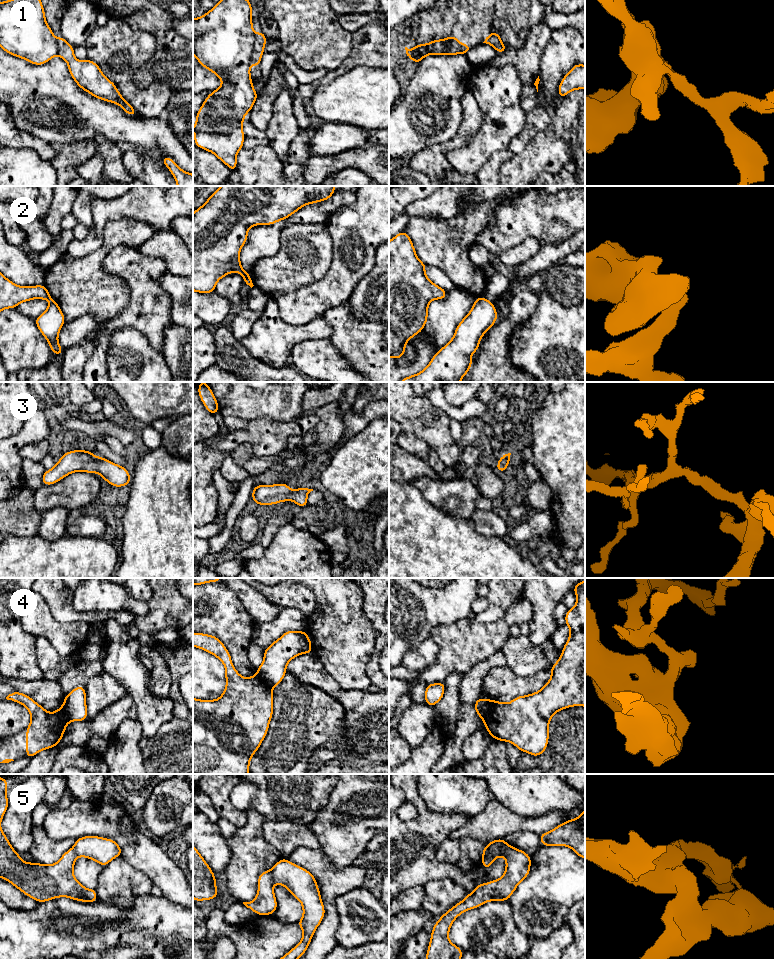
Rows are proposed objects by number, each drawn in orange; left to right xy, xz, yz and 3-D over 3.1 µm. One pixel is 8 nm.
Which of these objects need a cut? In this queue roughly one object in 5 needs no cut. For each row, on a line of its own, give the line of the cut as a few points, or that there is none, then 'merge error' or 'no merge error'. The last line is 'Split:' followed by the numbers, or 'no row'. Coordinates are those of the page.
1: cut in xz along (255, 35), (249, 61); merge error
2: cut in xz along (247, 272), (243, 277); merge error
3: no cut; no merge error
4: cut in yz along (493, 701), (490, 710), (482, 718); merge error
5: cut in yz along (509, 845), (495, 856), (488, 856), (482, 861); merge error
Split: 1, 2, 4, 5

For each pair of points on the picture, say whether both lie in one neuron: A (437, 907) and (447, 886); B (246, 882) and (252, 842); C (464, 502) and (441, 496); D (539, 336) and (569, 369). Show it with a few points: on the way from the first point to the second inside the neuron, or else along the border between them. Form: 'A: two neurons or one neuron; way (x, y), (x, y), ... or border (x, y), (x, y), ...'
A: one neuron; way (440, 902), (440, 897), (446, 891)
B: one neuron; way (246, 872), (249, 852)
C: one neuron; way (458, 499), (447, 496)
D: one neuron; way (547, 344), (561, 361)

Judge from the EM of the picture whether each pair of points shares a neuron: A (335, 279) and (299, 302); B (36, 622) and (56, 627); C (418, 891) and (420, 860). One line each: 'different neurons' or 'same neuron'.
A: same neuron
B: same neuron
C: different neurons

